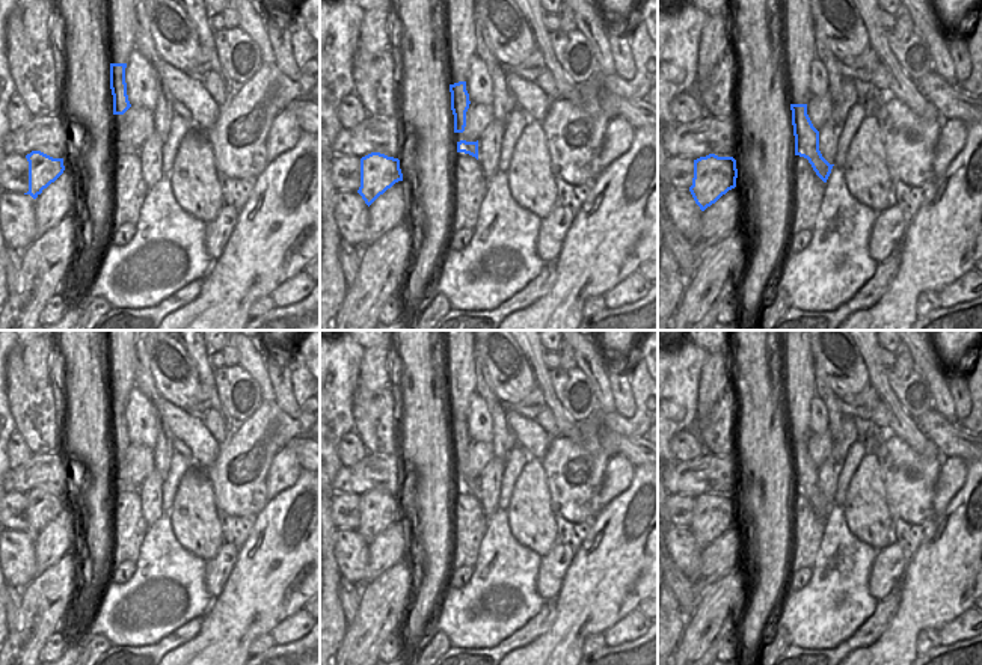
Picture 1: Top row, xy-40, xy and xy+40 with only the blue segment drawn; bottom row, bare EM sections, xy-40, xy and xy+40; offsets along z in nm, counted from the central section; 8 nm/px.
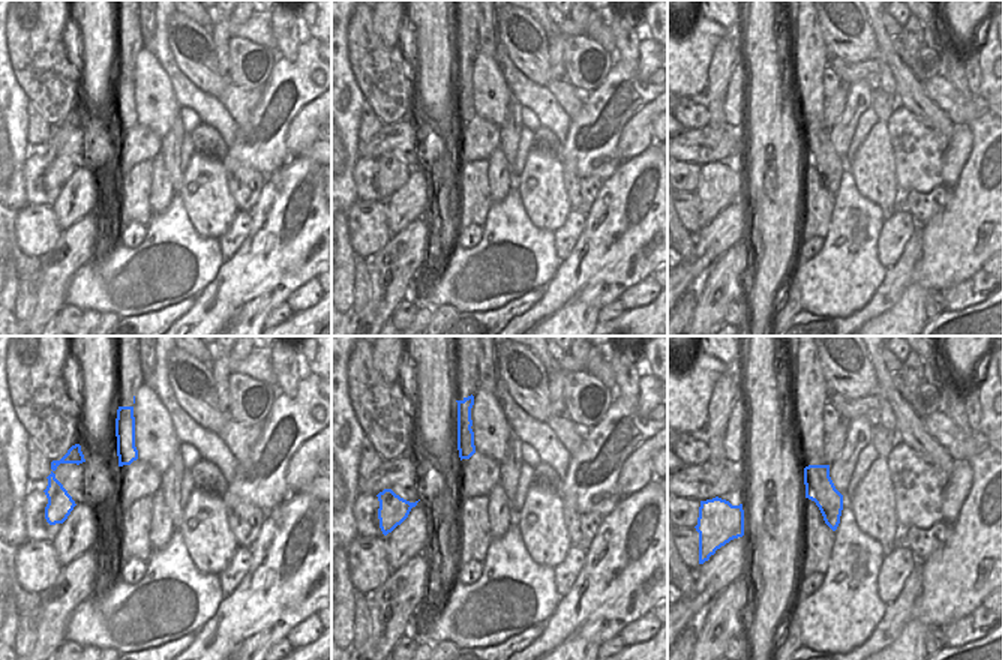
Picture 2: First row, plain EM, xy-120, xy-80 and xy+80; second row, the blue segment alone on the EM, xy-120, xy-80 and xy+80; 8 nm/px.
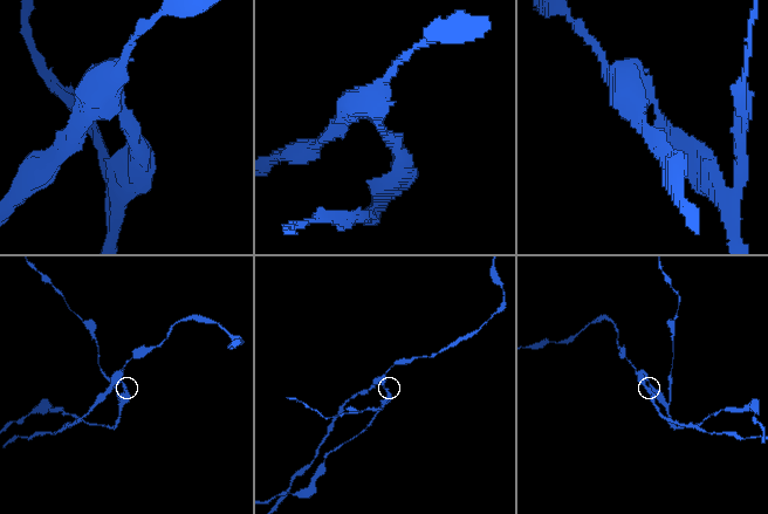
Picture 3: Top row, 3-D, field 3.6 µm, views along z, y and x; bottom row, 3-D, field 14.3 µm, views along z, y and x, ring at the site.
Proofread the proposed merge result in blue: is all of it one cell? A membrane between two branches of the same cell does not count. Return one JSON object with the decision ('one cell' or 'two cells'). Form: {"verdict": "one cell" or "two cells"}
{"verdict": "two cells"}

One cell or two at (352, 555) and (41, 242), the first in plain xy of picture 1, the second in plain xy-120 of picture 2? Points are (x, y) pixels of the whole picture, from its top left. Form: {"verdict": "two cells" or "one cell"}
{"verdict": "one cell"}

